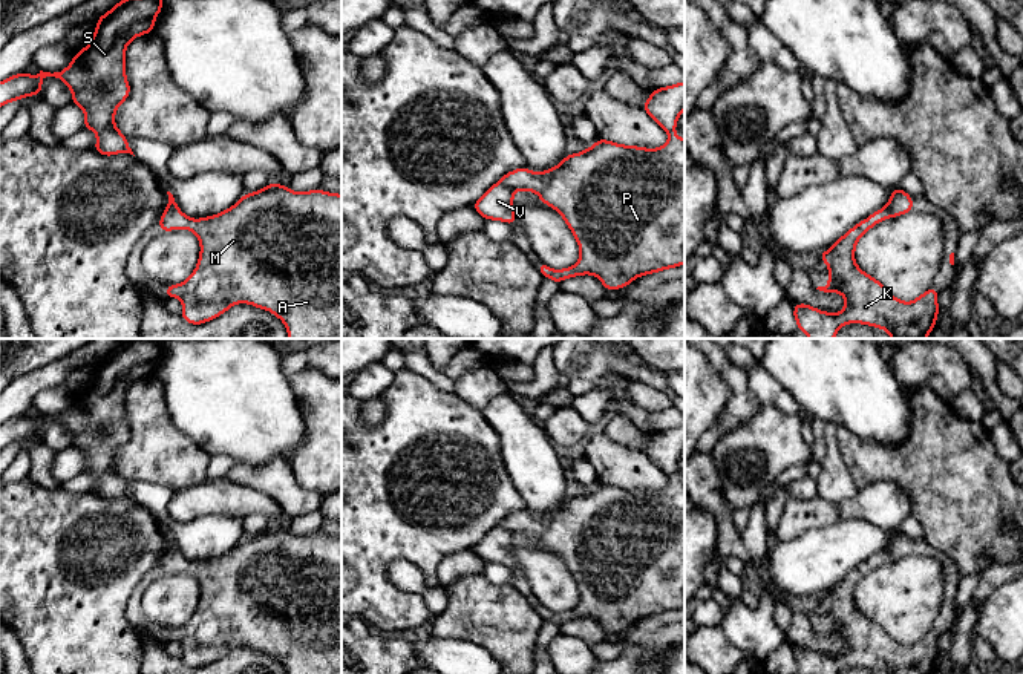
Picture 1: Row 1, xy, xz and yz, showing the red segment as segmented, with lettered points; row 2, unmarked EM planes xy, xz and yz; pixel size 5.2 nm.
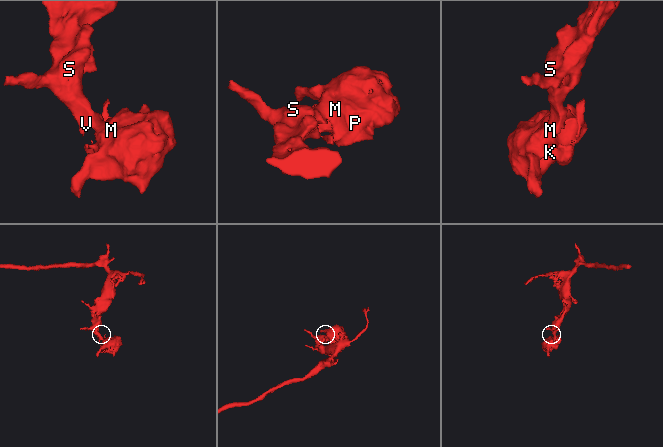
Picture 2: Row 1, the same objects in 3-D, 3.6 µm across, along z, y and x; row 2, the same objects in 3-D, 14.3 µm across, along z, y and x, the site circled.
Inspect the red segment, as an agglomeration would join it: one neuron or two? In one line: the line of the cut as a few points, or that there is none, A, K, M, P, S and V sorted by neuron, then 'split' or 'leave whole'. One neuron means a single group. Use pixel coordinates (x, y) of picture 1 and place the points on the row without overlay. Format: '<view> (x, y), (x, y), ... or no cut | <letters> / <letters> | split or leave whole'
no cut | A K M P S V | leave whole

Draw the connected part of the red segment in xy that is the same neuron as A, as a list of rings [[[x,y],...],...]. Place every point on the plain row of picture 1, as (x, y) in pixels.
[[[270,525],[225,555],[201,562],[184,558],[167,538],[159,573],[185,571],[201,587],[194,614],[182,627],[167,628],[164,639],[182,645],[187,666],[202,668],[233,648],[248,646],[273,656],[286,674],[342,674],[342,538],[320,532],[297,536]]]

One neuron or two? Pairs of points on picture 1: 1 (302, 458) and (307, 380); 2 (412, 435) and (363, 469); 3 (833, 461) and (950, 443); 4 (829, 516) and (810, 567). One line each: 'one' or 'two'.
1: one
2: one
3: two
4: two

